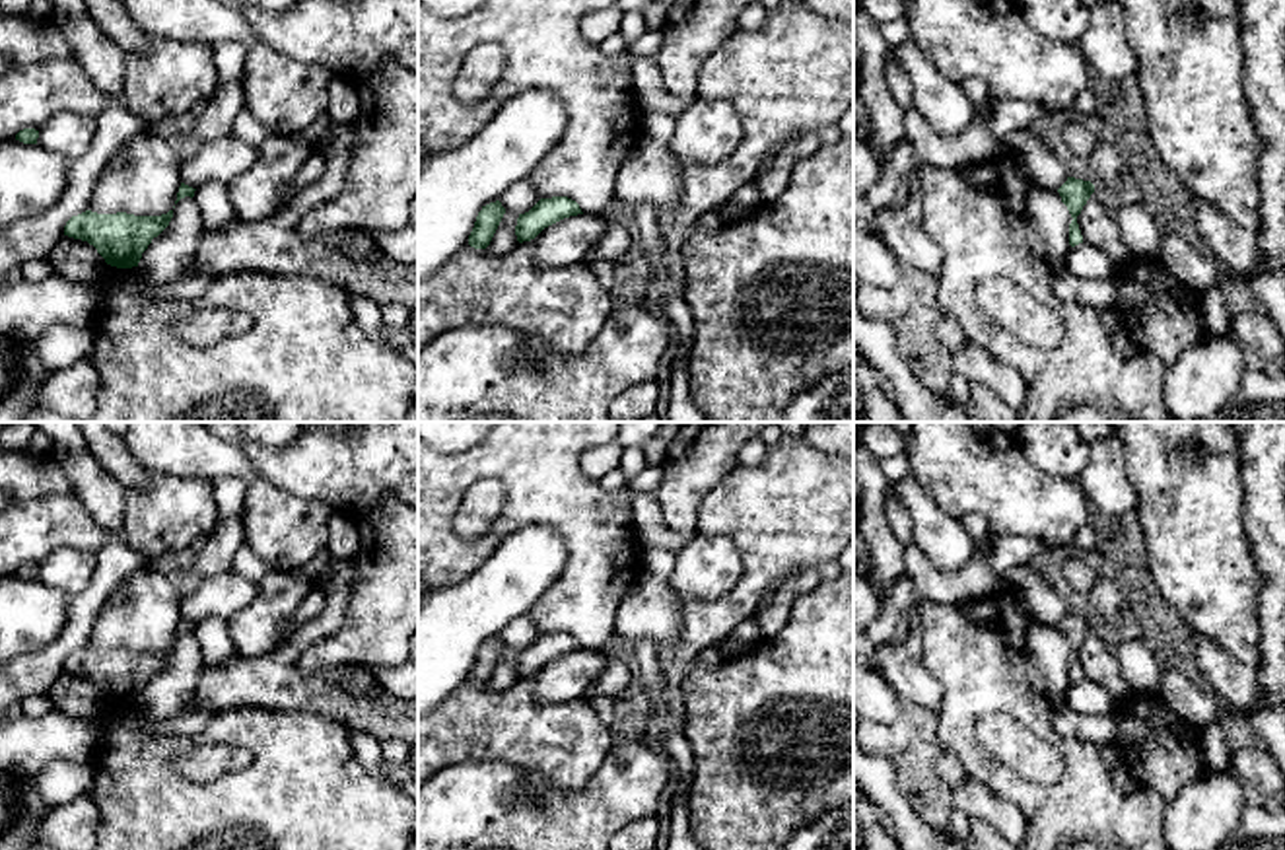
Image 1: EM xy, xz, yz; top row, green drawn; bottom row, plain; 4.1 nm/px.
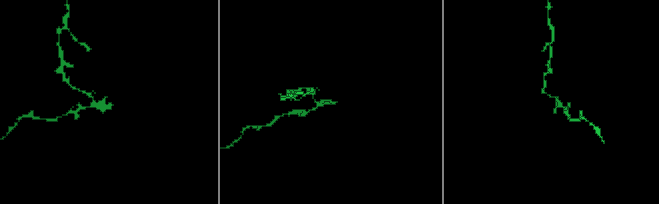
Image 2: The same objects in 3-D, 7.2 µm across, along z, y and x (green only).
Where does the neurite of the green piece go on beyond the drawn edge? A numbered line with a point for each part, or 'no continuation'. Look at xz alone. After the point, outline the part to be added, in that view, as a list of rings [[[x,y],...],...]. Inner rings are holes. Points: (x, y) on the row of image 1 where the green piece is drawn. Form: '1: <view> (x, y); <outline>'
no continuation

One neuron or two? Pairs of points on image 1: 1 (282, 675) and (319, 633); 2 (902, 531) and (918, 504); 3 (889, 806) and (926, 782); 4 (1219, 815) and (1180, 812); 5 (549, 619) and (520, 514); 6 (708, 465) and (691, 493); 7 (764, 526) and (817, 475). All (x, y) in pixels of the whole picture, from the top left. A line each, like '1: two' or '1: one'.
1: one
2: two
3: two
4: one
5: one
6: one
7: one

